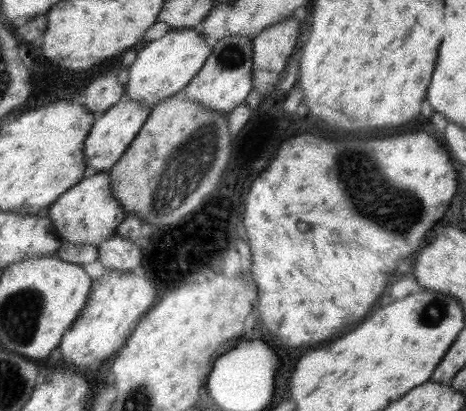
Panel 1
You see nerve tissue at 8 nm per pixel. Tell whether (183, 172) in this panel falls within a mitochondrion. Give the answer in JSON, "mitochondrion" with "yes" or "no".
{"mitochondrion":"yes"}

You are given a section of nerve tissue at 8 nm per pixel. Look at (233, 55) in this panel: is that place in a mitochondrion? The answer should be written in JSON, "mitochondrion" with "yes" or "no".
{"mitochondrion":"yes"}

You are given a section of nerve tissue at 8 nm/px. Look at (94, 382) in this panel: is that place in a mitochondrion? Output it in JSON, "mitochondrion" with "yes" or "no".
{"mitochondrion":"no"}

